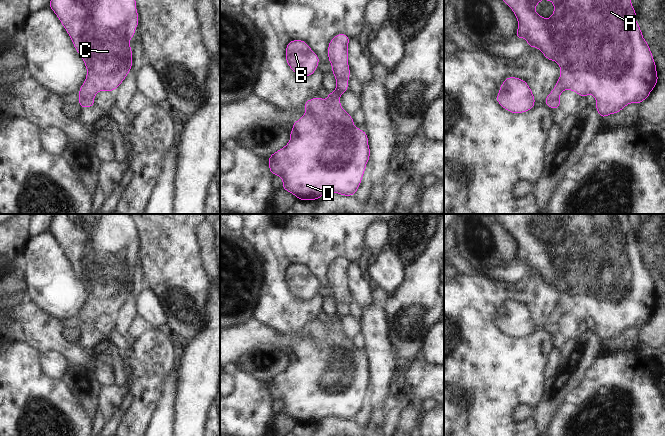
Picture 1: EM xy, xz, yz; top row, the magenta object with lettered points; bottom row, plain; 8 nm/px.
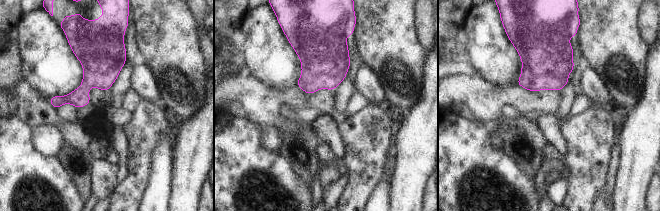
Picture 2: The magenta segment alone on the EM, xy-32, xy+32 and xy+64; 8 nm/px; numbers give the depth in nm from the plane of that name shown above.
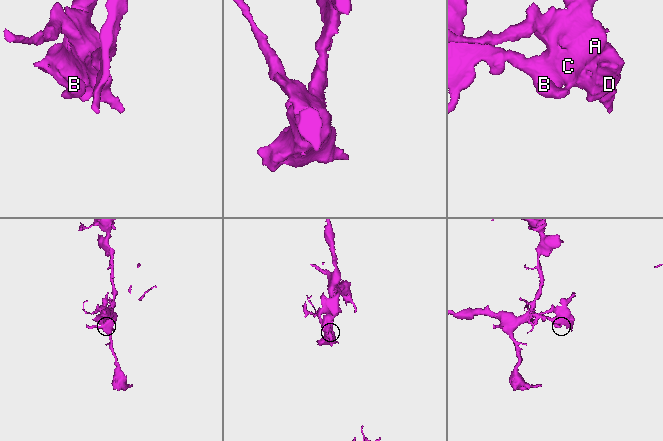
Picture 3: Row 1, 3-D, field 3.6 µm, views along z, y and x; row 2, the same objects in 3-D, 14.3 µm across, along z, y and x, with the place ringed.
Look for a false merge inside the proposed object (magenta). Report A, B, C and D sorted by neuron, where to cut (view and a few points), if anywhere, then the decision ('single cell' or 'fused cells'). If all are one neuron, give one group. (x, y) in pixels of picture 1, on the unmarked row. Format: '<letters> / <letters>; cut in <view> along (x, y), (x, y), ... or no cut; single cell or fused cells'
A B C D; no cut; single cell

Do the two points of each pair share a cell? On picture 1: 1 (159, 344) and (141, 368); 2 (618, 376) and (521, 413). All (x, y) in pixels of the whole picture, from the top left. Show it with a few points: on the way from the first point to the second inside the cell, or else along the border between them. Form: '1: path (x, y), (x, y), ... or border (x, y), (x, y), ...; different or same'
1: path (153, 350), (147, 362); same
2: border (582, 378), (581, 382), (566, 397), (554, 416); different

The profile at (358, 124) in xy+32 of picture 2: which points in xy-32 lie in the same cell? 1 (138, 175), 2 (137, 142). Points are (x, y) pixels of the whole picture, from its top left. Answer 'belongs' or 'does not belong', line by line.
1: belongs
2: belongs

